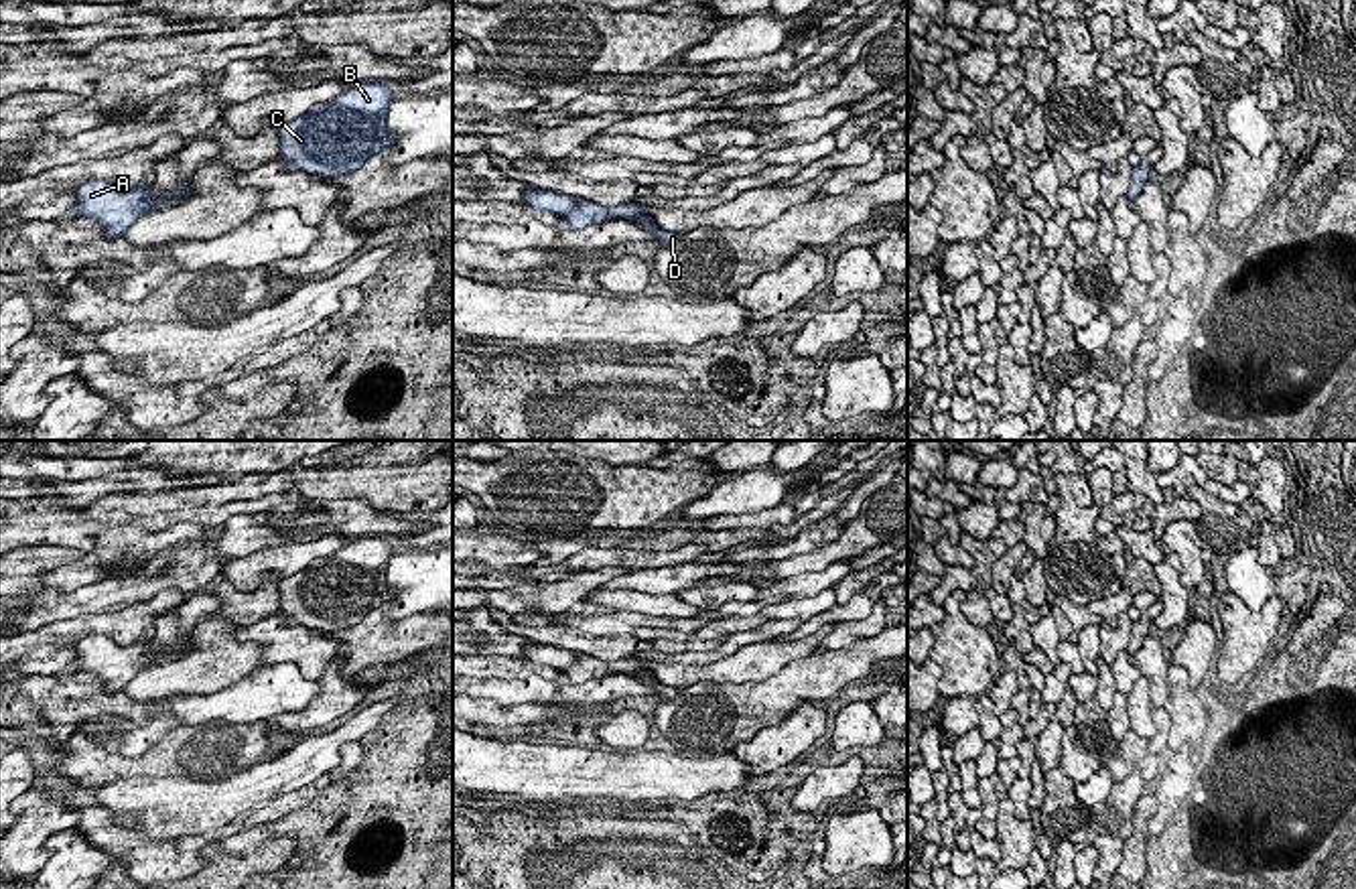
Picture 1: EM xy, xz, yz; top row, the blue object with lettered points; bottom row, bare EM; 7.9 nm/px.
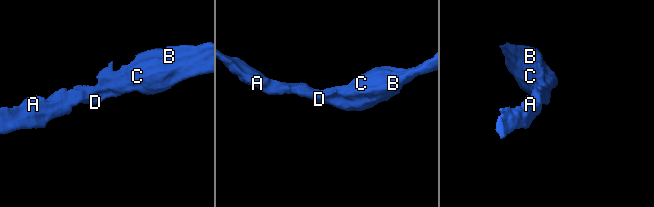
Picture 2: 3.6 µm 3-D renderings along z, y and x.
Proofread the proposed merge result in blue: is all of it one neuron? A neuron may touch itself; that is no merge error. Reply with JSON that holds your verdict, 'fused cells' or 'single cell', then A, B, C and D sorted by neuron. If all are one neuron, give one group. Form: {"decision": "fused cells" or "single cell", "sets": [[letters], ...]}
{"decision": "single cell", "sets": [["A", "B", "C", "D"]]}

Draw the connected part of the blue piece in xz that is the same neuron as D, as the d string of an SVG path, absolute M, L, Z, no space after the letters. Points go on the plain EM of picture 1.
M526 643L524 658L538 666L548 666L566 676L570 684L585 684L605 674L627 672L635 674L643 684L652 686L662 698L676 698L682 690L660 684L652 672L641 666L641 660L605 662L587 654L577 654L556 645Z

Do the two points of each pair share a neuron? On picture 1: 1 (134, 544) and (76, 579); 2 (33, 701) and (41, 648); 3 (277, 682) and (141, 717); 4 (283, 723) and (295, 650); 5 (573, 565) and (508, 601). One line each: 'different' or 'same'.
1: same
2: different
3: same
4: different
5: different

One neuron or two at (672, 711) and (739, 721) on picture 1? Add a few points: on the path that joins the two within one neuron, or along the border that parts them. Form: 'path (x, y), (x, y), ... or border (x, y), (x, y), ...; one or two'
path (689, 719), (723, 719); one

